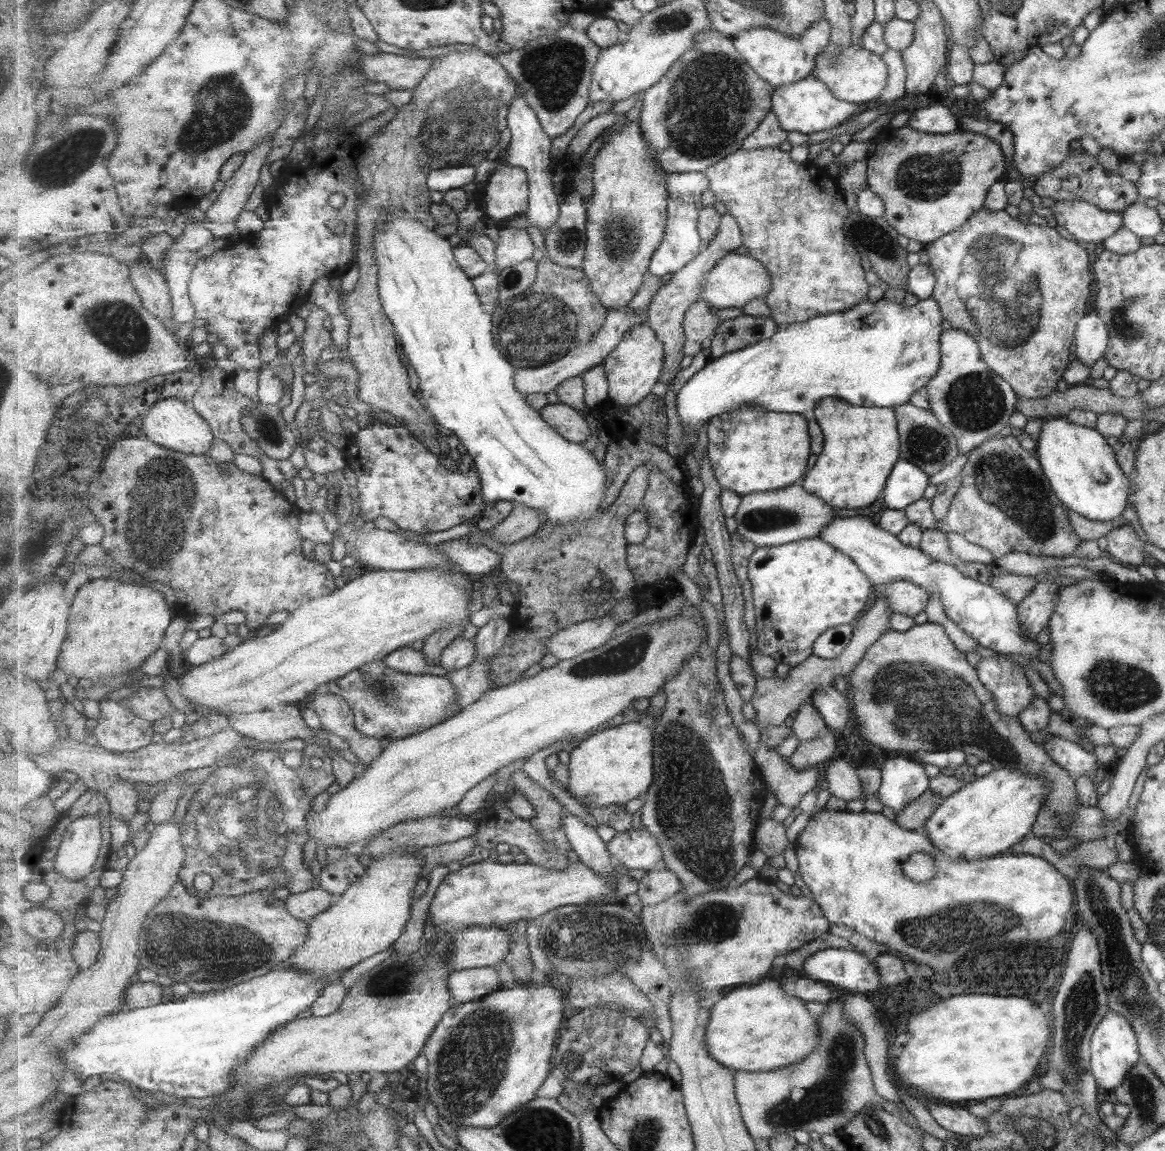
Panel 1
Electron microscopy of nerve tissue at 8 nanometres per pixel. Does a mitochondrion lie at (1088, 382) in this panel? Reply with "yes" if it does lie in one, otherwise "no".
no

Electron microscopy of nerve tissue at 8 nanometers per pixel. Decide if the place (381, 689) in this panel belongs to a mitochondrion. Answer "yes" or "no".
yes

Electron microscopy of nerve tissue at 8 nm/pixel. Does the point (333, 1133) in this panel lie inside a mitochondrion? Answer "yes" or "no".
yes

